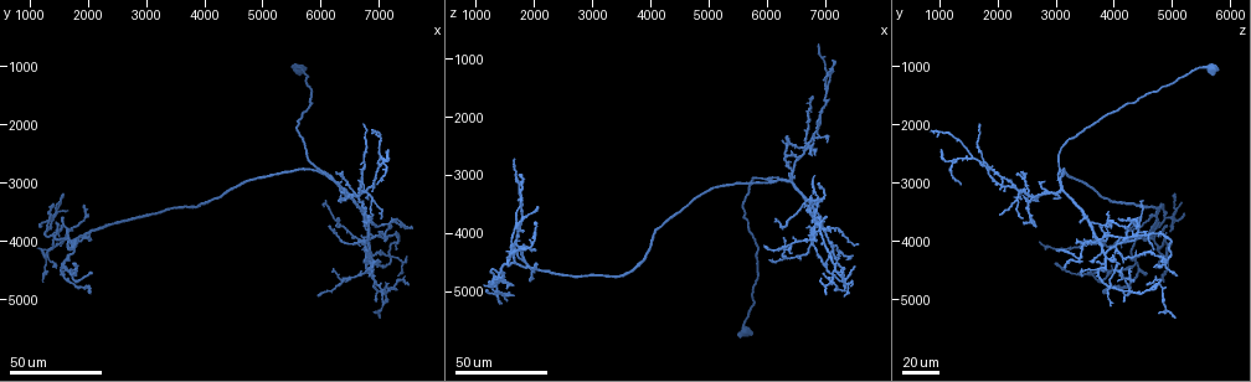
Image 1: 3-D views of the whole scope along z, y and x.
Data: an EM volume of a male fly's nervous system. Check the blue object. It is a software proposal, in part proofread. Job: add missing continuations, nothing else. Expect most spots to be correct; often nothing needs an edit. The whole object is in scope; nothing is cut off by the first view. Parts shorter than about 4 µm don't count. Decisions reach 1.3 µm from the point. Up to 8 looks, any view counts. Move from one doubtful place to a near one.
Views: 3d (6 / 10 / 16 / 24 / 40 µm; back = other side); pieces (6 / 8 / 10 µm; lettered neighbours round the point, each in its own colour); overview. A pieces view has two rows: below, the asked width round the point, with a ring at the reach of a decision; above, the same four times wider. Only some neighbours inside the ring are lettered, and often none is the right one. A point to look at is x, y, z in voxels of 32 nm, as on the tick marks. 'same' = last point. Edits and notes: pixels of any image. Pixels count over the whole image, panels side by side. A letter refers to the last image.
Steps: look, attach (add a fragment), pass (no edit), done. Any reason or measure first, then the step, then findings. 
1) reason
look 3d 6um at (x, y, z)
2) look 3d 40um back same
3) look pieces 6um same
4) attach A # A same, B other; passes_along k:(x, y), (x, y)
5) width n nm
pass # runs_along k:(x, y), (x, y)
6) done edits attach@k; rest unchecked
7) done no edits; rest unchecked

end of a long branch
look 3d 40um at (6850, 2050, 800)

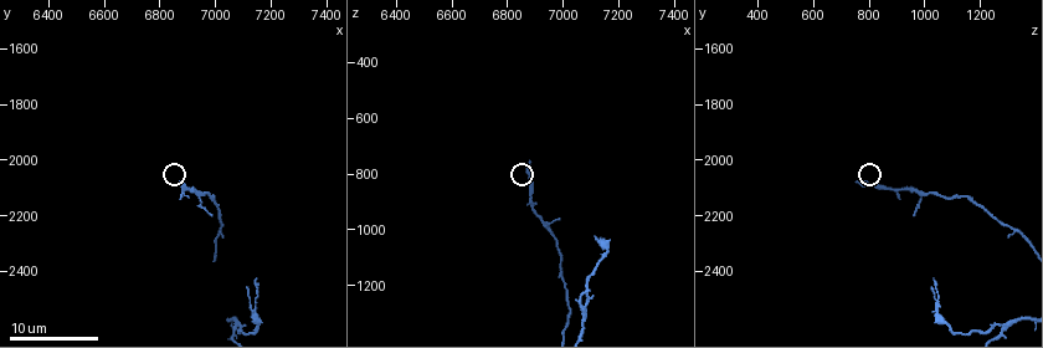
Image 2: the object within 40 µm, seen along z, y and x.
look pieces 10um at (6870, 2070, 760)

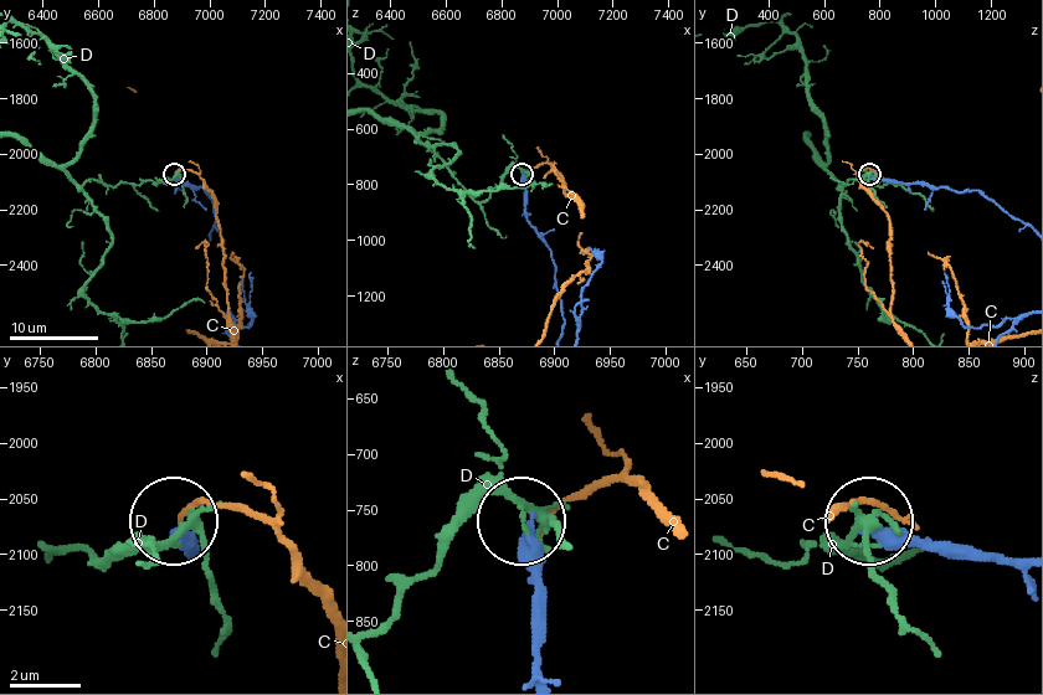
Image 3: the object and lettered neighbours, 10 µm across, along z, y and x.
pass # C other, D other; runs_along 3:(998, 209), (975, 191), (869, 176); none of them fits

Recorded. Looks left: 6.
free end
look 3d 24um at (6900, 3550, 2050)

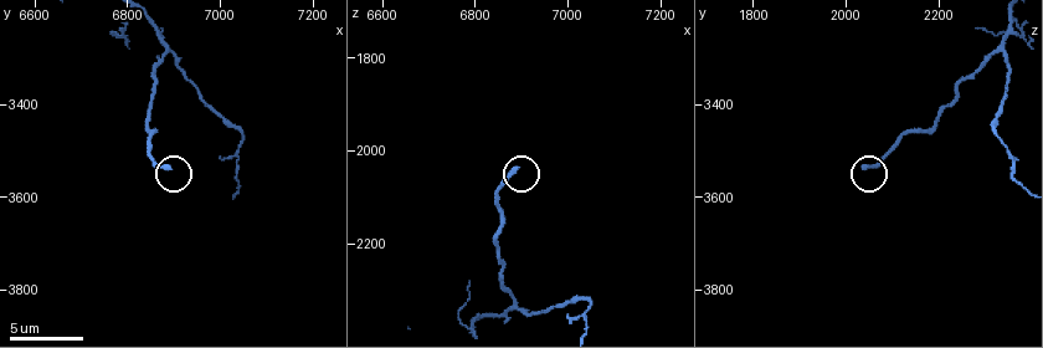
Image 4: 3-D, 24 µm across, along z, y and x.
look pieces 6um at (6885, 3535, 2035)

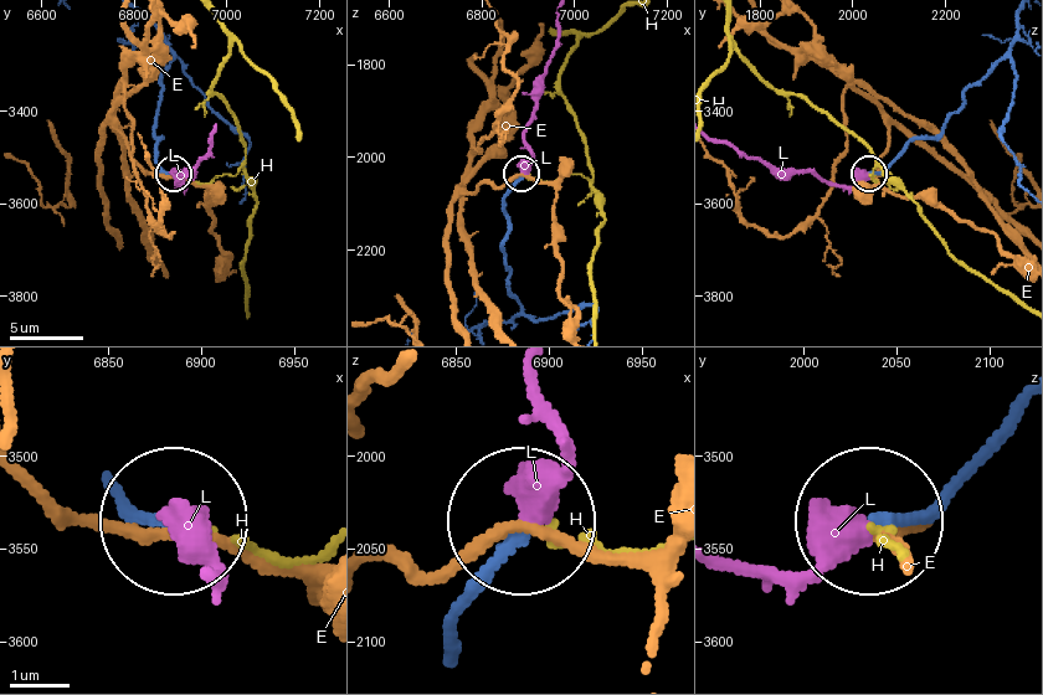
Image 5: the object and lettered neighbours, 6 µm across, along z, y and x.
attach L # E other, H other, L same; passes_along 5:(448, 645), (568, 437), (538, 379); the cell continues

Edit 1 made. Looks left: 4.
look overview

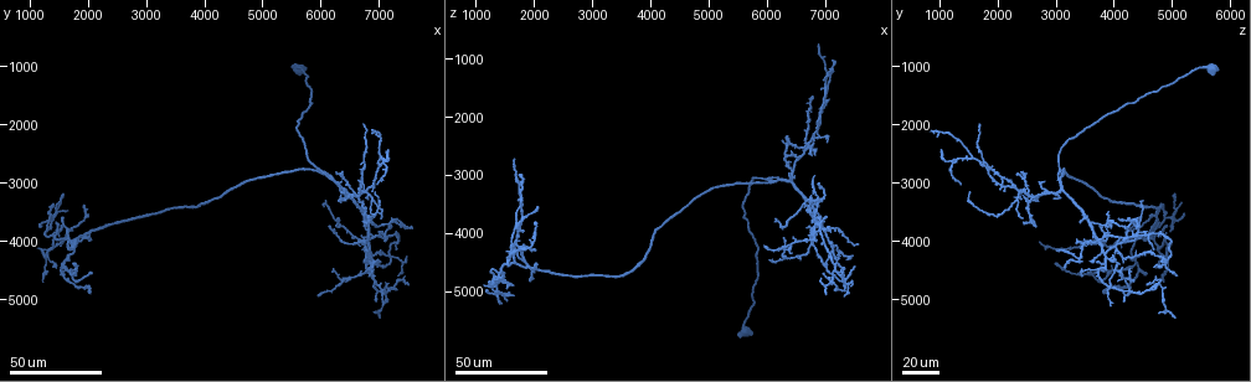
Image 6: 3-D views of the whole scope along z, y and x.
look 3d 40um at (7550, 3800, 4200)

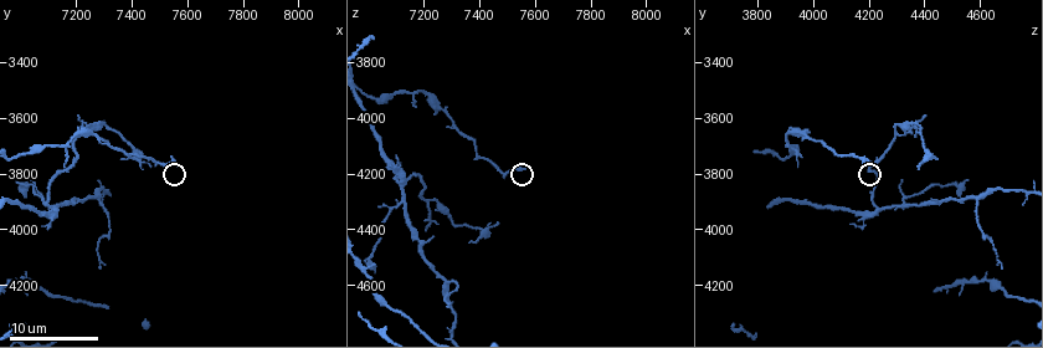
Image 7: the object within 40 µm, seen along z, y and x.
look pieces 8um at (7570, 3770, 4180)

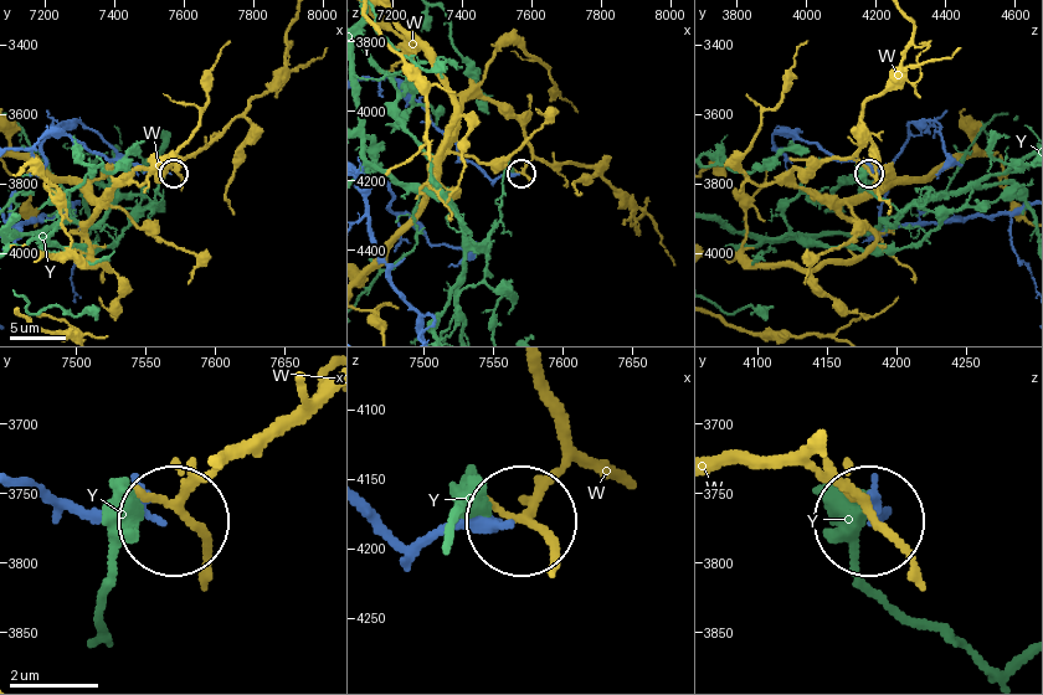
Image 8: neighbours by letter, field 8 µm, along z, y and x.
pass # W other, Y other; runs_along 8:(371, 513), (415, 546), (471, 524), (512, 524); no lettered fragment goes on from it

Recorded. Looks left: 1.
done edits attach@5; rest unchecked

